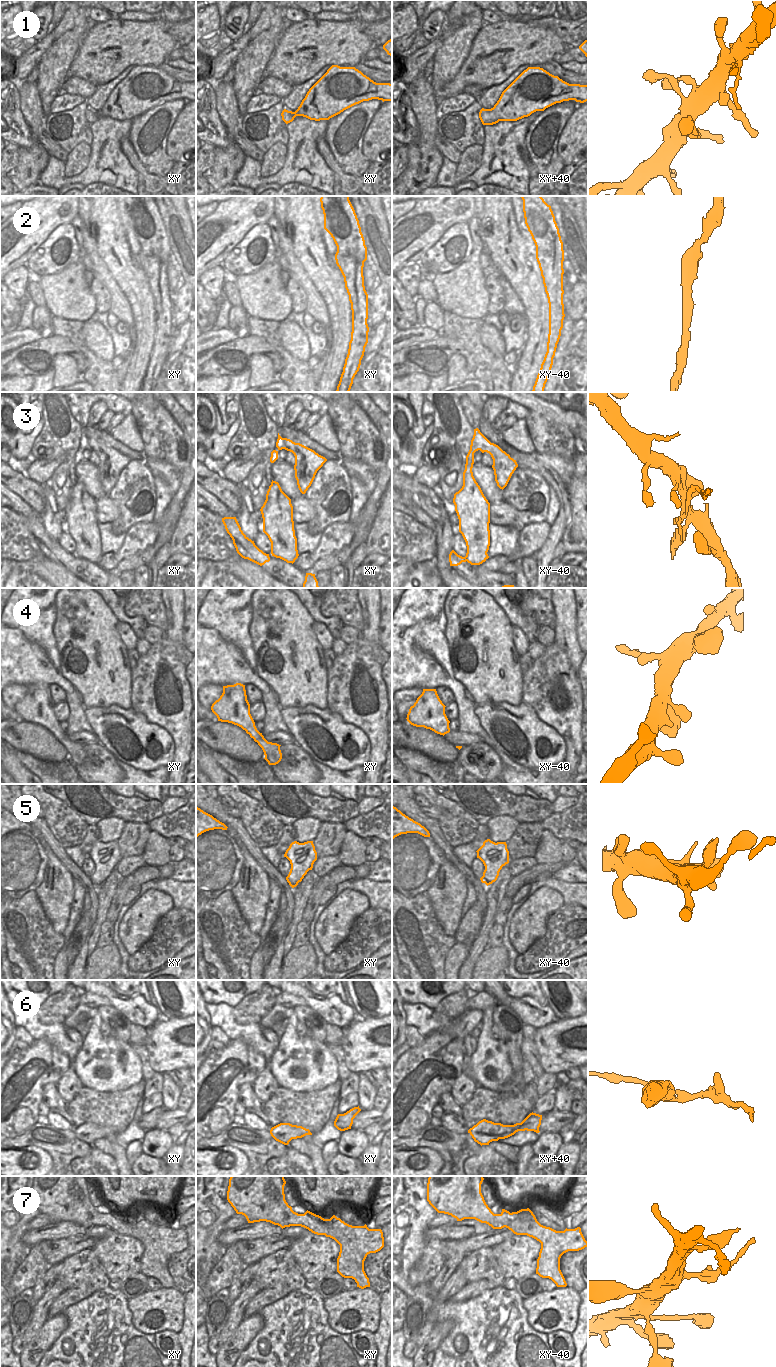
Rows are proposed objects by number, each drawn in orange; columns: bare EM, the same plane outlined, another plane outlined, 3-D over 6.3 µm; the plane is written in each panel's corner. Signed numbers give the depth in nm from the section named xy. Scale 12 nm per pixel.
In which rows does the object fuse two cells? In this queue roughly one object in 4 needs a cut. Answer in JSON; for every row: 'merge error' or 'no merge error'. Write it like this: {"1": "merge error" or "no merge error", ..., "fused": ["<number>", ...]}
{"1": "no merge error", "2": "no merge error", "3": "merge error", "4": "no merge error", "5": "no merge error", "6": "no merge error", "7": "merge error", "fused": ["3", "7"]}

